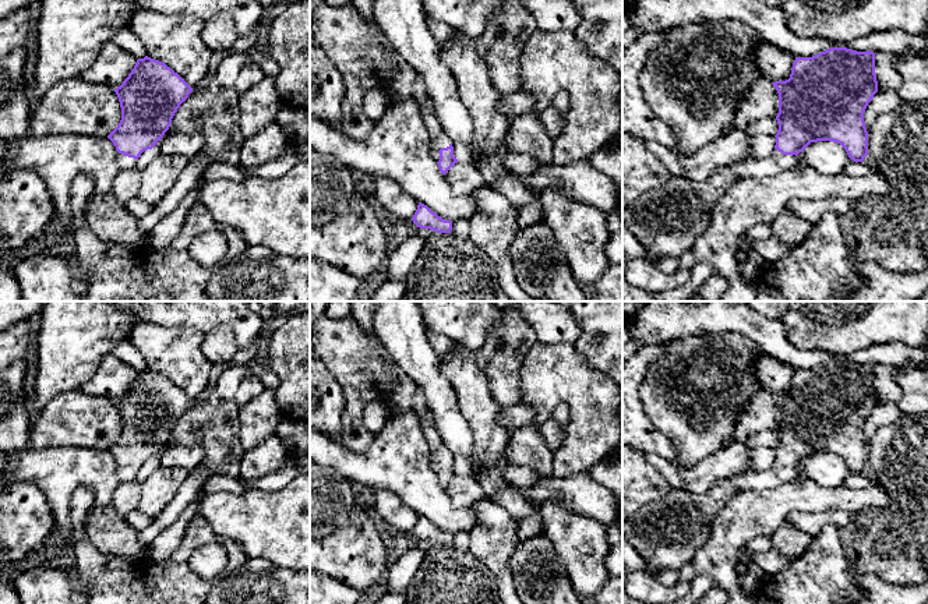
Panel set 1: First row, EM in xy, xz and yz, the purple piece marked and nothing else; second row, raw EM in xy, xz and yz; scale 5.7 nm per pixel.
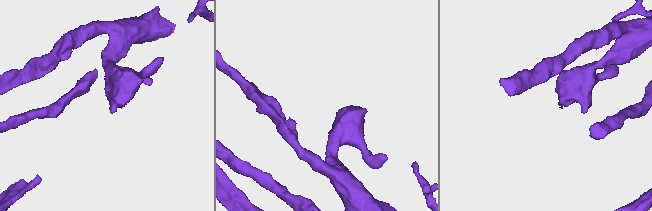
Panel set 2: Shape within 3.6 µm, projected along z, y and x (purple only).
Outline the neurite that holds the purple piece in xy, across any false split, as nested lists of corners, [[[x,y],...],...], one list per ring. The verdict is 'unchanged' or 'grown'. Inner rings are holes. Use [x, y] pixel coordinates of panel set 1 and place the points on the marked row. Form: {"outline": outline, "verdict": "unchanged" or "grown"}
{"outline": [[[145,56],[114,89],[121,120],[107,135],[116,146],[120,170],[133,169],[147,149],[165,135],[193,88],[165,63]]], "verdict": "grown"}

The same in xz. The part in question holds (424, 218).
{"outline": [[[419,202],[417,209],[412,218],[413,223],[420,229],[430,229],[437,233],[451,233],[452,222],[442,219],[433,212],[427,205]]], "verdict": "unchanged"}

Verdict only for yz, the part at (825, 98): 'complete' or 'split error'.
split error

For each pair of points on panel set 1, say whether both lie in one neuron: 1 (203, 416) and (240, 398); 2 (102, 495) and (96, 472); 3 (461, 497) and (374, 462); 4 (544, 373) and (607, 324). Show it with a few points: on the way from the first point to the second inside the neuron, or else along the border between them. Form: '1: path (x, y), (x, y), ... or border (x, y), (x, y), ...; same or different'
1: border (249, 373), (235, 395), (237, 406); different
2: path (102, 490), (101, 477); same
3: border (443, 487), (454, 504), (468, 505); different
4: border (572, 345), (589, 364), (600, 371); different

